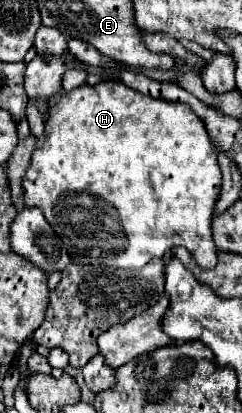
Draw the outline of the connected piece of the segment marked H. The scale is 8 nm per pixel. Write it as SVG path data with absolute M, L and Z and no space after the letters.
M98 81L94 85L82 85L72 89L70 93L62 93L60 99L56 101L56 105L50 107L48 111L48 119L46 119L46 127L44 127L44 135L38 139L38 145L34 149L32 155L32 165L28 167L24 179L22 179L22 189L24 189L24 201L26 205L36 205L42 209L44 217L48 219L48 223L52 225L52 229L60 235L62 243L66 245L72 263L78 265L98 265L96 259L102 257L100 265L122 265L128 269L140 269L142 265L146 265L150 259L154 257L164 257L172 247L182 245L186 247L192 257L196 259L196 263L202 269L214 269L216 265L216 245L212 239L212 215L214 215L214 207L218 201L218 193L222 187L222 171L218 165L218 155L216 155L216 147L208 137L208 131L204 127L204 121L184 103L174 103L174 101L166 101L166 99L154 99L148 97L140 91L134 91L130 87L126 87L122 81Z

